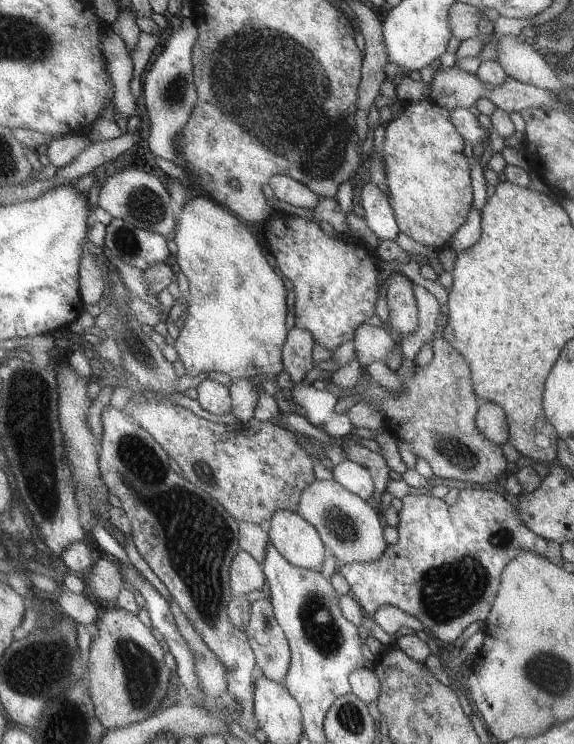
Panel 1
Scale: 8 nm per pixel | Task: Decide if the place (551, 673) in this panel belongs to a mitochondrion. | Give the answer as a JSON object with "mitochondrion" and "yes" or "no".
{"mitochondrion":"yes"}

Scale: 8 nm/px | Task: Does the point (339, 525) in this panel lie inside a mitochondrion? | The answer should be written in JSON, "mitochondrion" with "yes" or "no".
{"mitochondrion":"yes"}

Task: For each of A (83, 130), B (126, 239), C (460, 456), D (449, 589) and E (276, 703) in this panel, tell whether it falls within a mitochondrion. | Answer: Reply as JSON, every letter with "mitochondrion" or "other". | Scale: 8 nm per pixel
{"A":"other","B":"mitochondrion","C":"mitochondrion","D":"mitochondrion","E":"other"}

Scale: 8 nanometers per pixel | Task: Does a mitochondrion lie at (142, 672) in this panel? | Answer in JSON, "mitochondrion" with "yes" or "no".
{"mitochondrion":"yes"}

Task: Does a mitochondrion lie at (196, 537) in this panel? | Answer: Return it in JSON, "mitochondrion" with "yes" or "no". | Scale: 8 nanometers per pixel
{"mitochondrion":"yes"}

